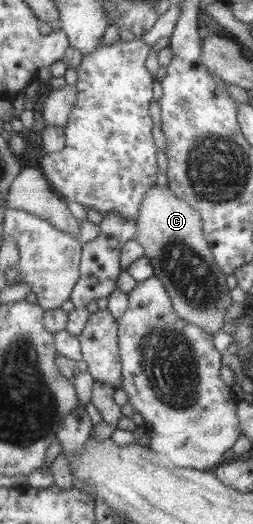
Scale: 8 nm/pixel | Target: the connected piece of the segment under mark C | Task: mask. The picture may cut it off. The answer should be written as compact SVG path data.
M155 184L151 191L147 192L147 199L143 208L139 211L137 240L145 247L147 258L155 268L155 276L158 276L163 284L170 290L171 300L174 302L175 311L183 320L199 325L199 328L207 332L217 332L223 326L225 309L231 305L229 288L225 284L226 273L218 268L210 250L210 244L205 238L202 228L201 214L193 208L186 200L181 200L169 188L161 188Z

